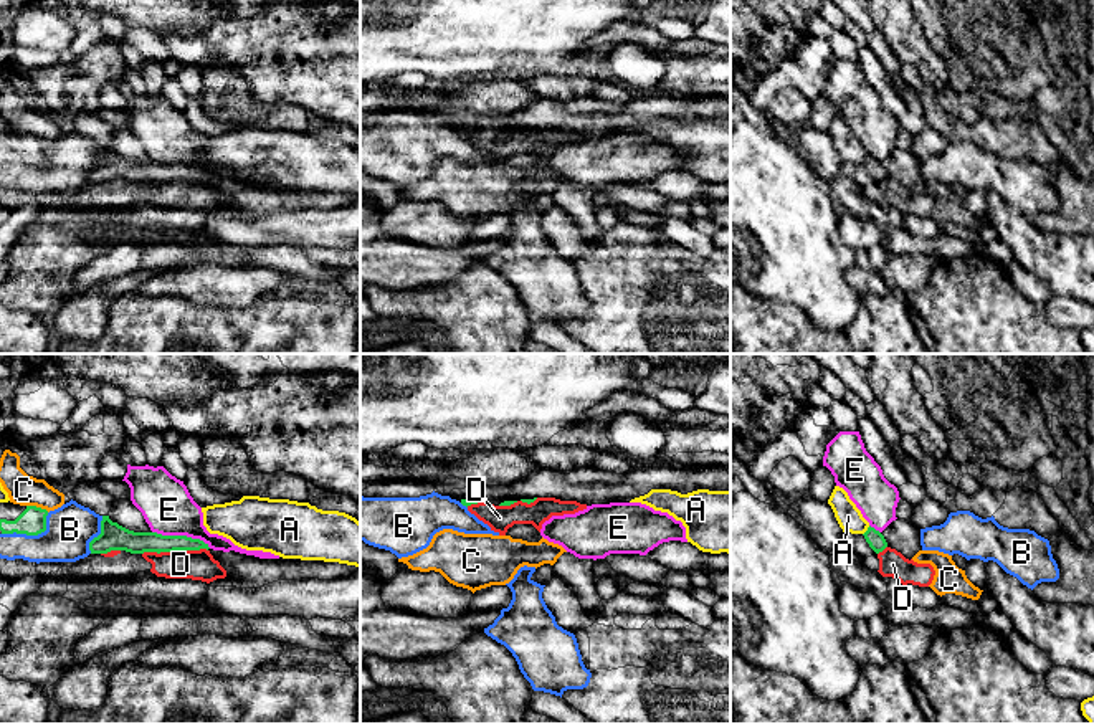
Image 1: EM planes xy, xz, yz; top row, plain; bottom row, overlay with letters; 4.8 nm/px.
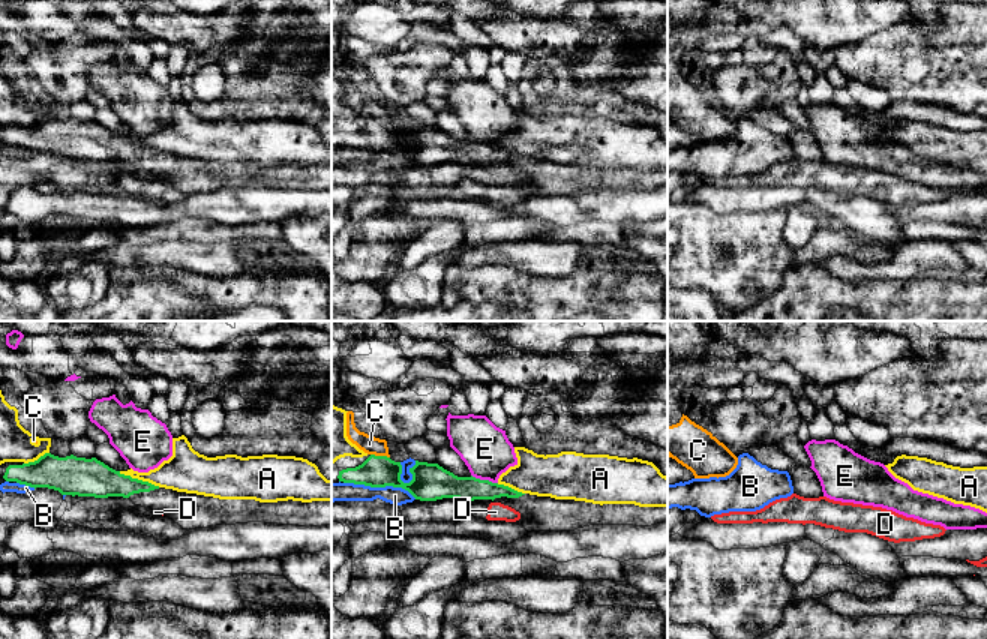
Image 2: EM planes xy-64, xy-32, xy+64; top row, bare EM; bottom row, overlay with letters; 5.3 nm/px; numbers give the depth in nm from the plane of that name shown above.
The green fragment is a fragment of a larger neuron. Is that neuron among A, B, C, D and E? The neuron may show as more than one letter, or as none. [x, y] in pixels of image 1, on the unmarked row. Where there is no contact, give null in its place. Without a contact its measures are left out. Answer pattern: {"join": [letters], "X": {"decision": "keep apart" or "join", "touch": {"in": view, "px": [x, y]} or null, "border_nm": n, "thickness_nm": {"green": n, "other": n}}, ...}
{"join": [], "A": {"decision": "keep apart", "touch": {"in": "yz", "px": [866, 161]}, "border_nm": 60, "thickness_nm": {"green": 90, "other": 120}}, "B": {"decision": "keep apart", "touch": {"in": "xy", "px": [32, 164]}, "border_nm": 260, "thickness_nm": {"green": 140, "other": 240}}, "C": {"decision": "keep apart", "touch": {"in": "xy", "px": [38, 138]}, "border_nm": 120, "thickness_nm": {"green": 140, "other": 150}}, "D": {"decision": "keep apart", "touch": {"in": "xy", "px": [174, 179]}, "border_nm": 320, "thickness_nm": {"green": 110, "other": 140}}, "E": {"decision": "keep apart", "touch": {"in": "xy", "px": [182, 166]}, "border_nm": 300, "thickness_nm": {"green": 110, "other": 260}}}

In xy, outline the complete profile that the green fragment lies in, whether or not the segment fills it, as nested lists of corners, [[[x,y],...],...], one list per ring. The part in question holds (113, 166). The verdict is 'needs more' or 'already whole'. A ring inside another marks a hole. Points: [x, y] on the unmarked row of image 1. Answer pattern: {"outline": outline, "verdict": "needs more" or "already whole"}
{"outline": [[[102,145],[101,164],[89,172],[91,183],[107,183],[111,180],[126,180],[131,183],[144,182],[174,182],[174,180],[200,180],[210,179],[200,169],[187,165],[162,165],[157,162],[134,162],[117,152],[112,152],[109,145]]], "verdict": "already whole"}

